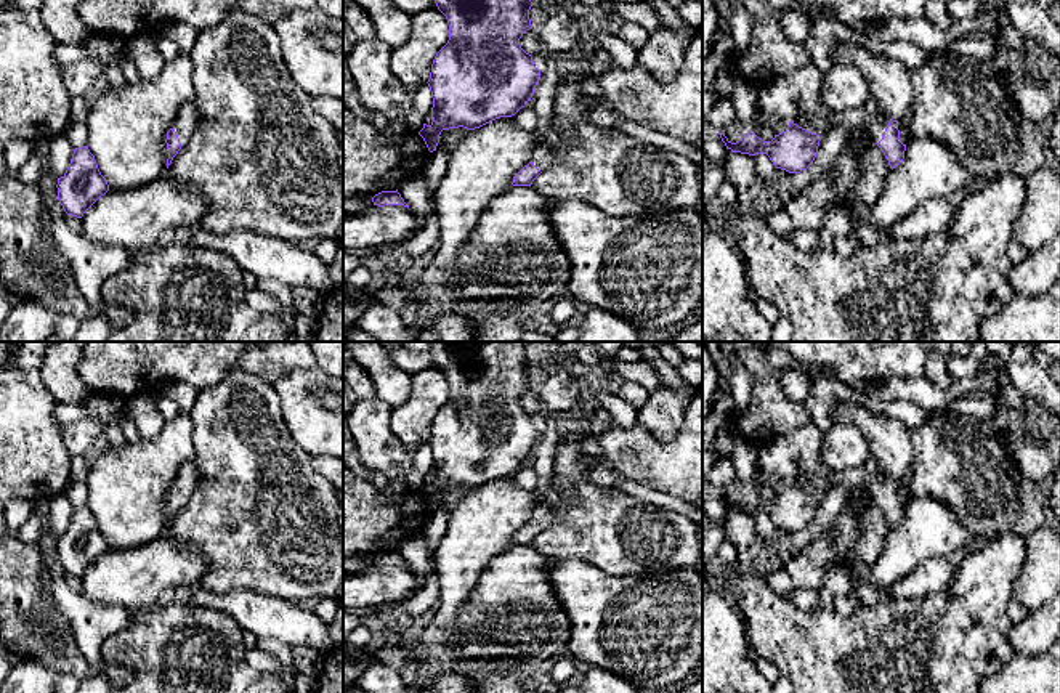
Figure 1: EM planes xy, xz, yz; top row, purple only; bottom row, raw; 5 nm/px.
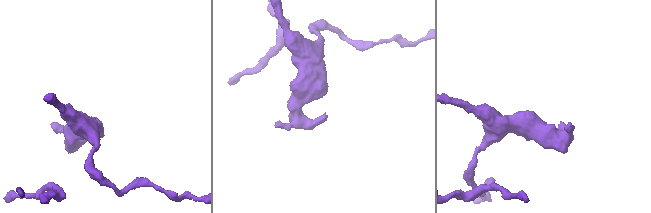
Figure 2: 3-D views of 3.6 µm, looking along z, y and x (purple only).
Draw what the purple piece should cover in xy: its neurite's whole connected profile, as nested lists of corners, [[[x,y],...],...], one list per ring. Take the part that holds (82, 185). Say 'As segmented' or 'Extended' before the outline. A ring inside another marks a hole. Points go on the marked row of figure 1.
As segmented. [[[88,146],[75,148],[66,173],[58,178],[58,201],[67,215],[83,213],[109,191]]]

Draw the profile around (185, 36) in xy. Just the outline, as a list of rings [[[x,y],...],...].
[[[178,21],[165,24],[159,32],[176,42],[183,53],[191,53],[199,35],[197,29]]]

